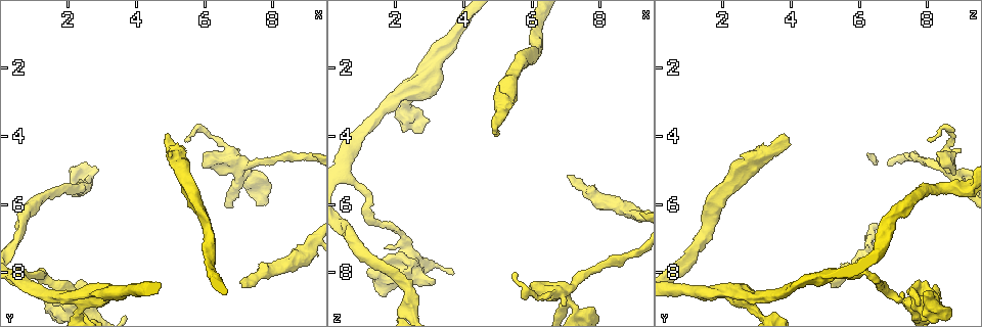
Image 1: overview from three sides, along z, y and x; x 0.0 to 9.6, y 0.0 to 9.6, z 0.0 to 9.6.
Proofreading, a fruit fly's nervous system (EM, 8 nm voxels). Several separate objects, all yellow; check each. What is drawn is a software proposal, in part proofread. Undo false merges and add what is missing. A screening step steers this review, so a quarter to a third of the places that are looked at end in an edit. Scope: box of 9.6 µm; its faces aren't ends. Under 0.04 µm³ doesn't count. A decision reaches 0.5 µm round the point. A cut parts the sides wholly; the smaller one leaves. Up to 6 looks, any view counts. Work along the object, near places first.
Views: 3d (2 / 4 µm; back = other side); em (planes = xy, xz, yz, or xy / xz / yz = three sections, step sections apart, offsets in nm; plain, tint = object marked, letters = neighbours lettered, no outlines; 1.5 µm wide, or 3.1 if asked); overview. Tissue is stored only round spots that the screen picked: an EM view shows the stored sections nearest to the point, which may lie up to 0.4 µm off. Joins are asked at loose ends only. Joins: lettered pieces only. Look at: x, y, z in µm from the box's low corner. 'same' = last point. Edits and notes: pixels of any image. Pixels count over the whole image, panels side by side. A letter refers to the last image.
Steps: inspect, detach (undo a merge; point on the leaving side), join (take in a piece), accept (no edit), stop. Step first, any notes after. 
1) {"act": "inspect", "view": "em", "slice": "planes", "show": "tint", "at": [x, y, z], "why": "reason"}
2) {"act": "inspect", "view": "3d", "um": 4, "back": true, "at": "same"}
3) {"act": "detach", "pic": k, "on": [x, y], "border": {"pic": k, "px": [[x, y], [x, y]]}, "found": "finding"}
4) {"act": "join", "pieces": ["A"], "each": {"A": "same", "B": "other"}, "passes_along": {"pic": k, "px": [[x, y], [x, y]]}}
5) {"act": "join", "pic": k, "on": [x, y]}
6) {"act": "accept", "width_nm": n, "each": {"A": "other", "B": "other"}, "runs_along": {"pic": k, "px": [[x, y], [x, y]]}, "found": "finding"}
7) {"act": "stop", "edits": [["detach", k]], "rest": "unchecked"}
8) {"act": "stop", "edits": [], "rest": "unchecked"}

{"act": "inspect", "view": "3d", "um": 4, "back": true, "at": [7.00, 8.30, 5.20], "why": "branch stops here"}

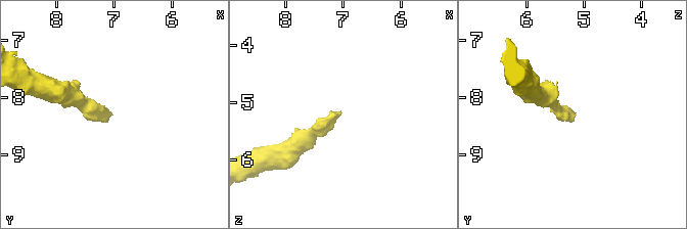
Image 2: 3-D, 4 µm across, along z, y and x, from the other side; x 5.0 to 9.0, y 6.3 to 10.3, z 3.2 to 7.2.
{"act": "inspect", "view": "em", "slice": "planes", "show": "letters", "at": [7.00, 8.30, 5.10]}

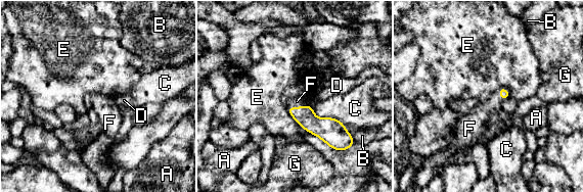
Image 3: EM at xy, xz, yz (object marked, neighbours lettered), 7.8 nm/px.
{"act": "join", "pieces": ["F"], "each": {"A": "other", "B": "other", "C": "other", "D": "other", "E": "other", "F": "same", "G": "other"}, "passes_along": {"pic": 3, "px": [[304, 115], [297, 107], [297, 101]]}, "found": "the cell continues"}

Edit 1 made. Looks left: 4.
{"act": "inspect", "view": "overview", "why": "redraw"}

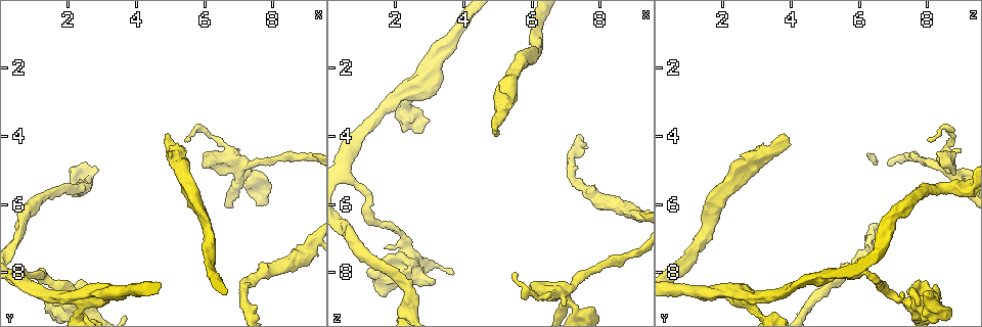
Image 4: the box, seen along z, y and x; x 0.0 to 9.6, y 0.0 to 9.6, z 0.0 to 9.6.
{"act": "inspect", "view": "3d", "um": 2, "back": true, "at": [6.00, 4.85, 8.40], "why": "an open end"}

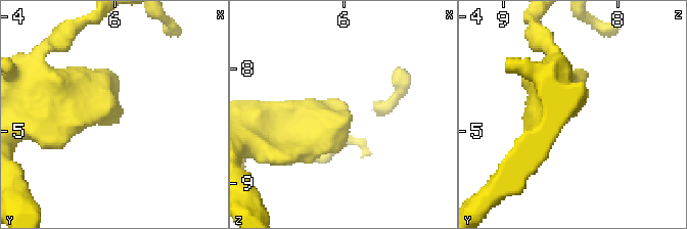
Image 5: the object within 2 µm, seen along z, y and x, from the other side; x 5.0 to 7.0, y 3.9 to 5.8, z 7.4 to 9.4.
{"act": "inspect", "view": "em", "slice": "planes", "show": "plain", "at": [5.98, 4.82, 8.38], "why": "shape alone is not enough"}

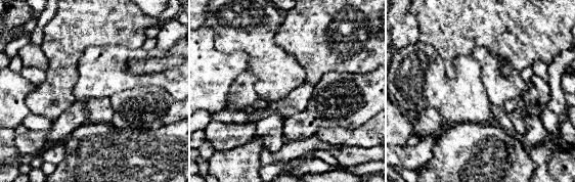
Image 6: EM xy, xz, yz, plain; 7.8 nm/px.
{"act": "inspect", "view": "em", "slice": "planes", "show": "letters", "at": "same", "why": "what lies round it"}

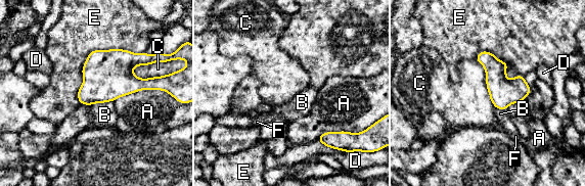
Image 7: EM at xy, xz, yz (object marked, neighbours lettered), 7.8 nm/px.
{"act": "accept", "each": {"A": "other", "B": "other", "C": "other", "D": "other", "E": "other", "F": "other"}, "border": {"pic": 7, "px": [[475, 59], [484, 67], [495, 107]]}, "found": "no lettered piece goes on from it"}

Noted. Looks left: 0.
{"act": "stop", "edits": [["join", 3]], "rest": "unchecked"}

